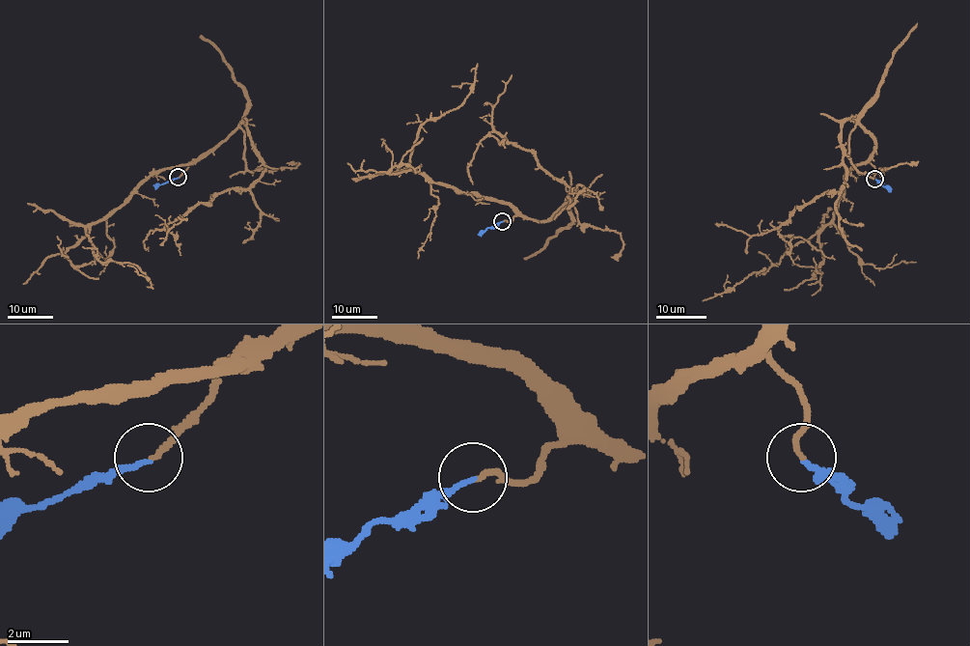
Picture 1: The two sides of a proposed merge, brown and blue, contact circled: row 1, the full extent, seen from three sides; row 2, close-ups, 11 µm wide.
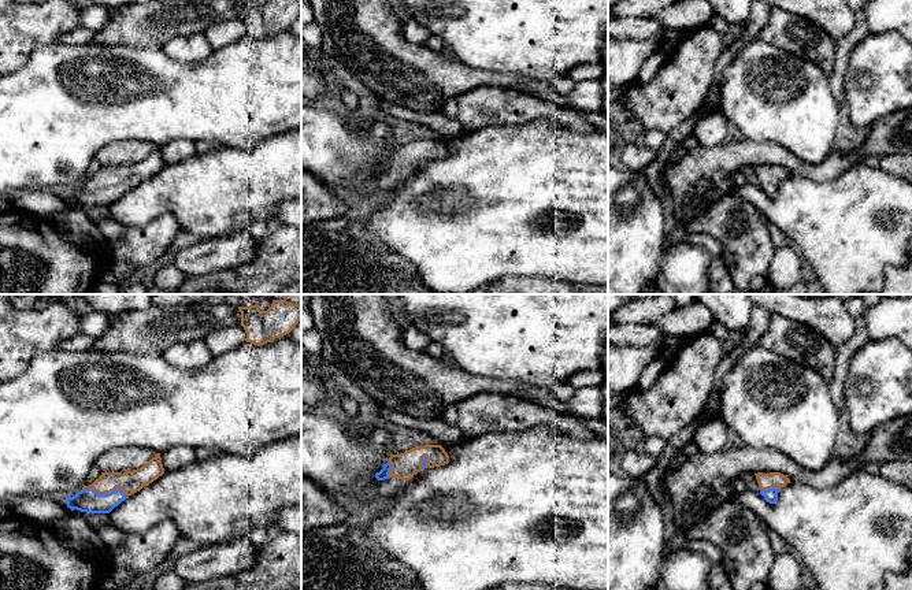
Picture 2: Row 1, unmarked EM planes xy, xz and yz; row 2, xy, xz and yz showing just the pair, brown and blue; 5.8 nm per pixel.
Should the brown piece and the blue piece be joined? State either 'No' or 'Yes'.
Yes

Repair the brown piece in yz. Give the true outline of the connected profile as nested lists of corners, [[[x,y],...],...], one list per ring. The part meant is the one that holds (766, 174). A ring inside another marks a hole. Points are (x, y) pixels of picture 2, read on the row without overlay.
[[[757,166],[755,168],[759,177],[760,188],[770,197],[775,197],[781,182],[790,177],[790,172],[781,166]]]

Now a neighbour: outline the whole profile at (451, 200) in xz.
[[[463,189],[444,190],[440,198],[426,196],[423,204],[438,212],[457,212],[470,204],[471,198]]]

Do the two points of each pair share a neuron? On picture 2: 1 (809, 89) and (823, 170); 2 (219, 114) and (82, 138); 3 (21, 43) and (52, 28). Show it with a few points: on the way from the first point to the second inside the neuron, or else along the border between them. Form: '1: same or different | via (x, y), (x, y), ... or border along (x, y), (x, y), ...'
1: different | border along (831, 151), (816, 164), (804, 162), (790, 152)
2: same | via (185, 114), (117, 114)
3: same | via (29, 34), (36, 28), (44, 28)

